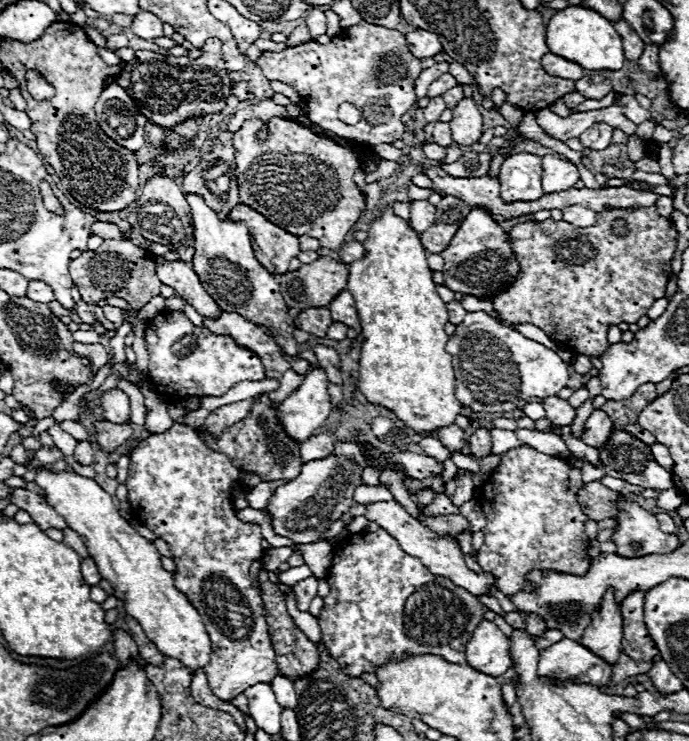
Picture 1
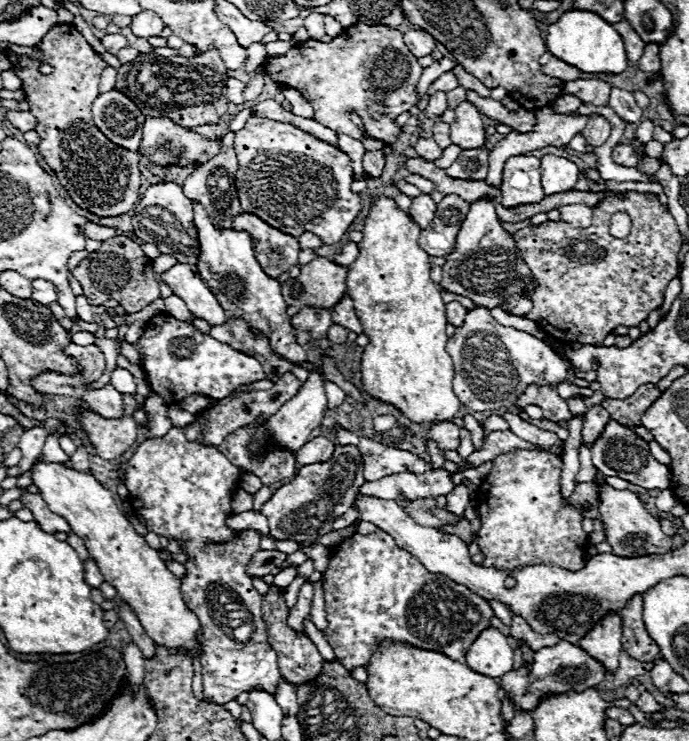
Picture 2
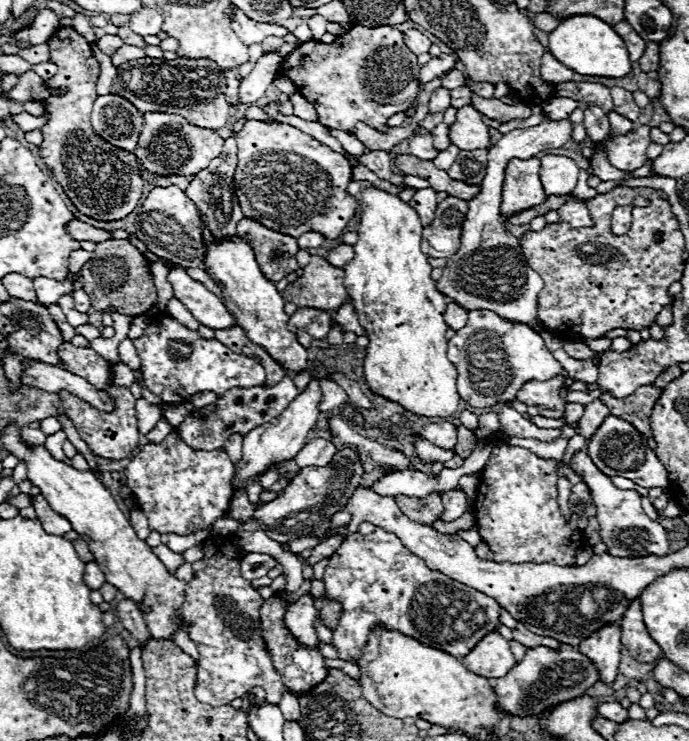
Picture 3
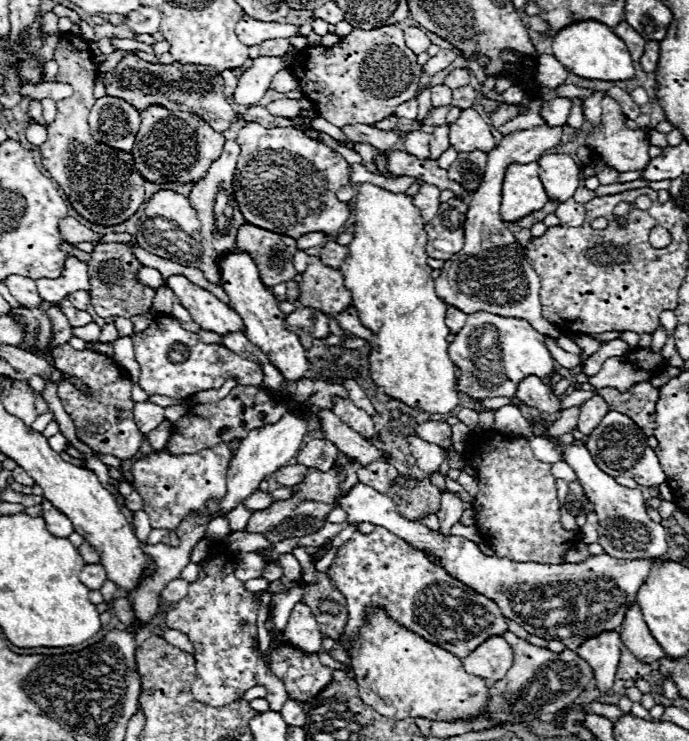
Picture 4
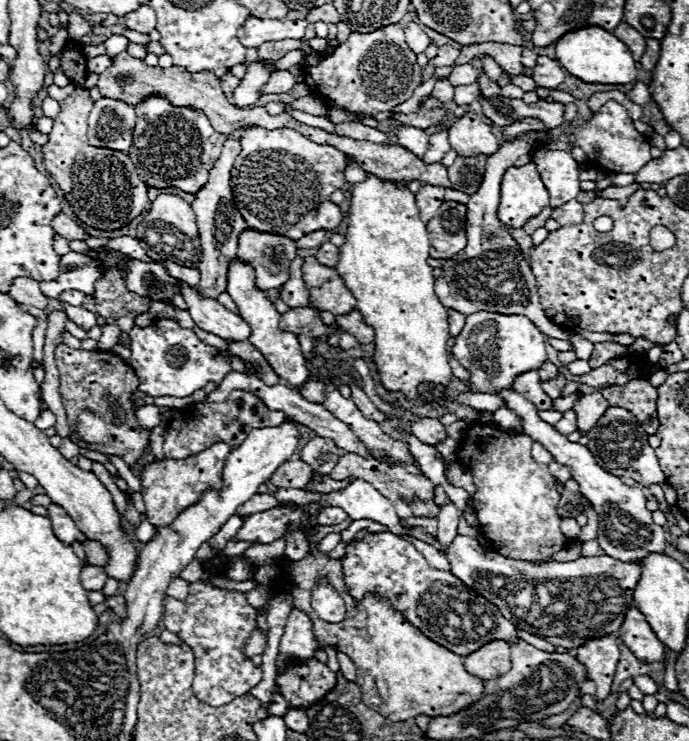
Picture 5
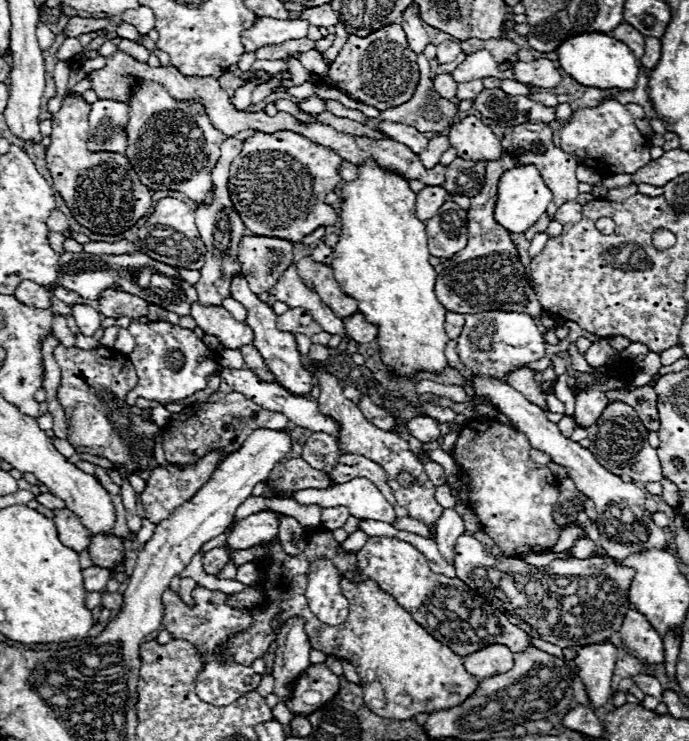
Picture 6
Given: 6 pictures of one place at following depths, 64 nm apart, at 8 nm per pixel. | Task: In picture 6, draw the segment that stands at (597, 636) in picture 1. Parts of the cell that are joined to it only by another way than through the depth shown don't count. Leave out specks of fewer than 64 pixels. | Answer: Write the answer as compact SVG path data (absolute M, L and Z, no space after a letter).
M588 644L582 646L574 658L592 708L604 706L612 696L610 682L616 666L616 650L614 644Z

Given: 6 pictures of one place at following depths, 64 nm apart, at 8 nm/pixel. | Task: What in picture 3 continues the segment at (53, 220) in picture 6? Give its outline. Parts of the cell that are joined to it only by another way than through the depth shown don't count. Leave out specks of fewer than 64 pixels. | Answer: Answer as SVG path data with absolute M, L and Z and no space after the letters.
M80 220L70 222L68 230L70 230L70 236L72 236L74 240L90 240L90 242L96 242L96 244L98 244L98 242L110 238L110 232L106 232L106 230L96 230L96 228L92 228L92 226L88 226L86 222L80 222Z

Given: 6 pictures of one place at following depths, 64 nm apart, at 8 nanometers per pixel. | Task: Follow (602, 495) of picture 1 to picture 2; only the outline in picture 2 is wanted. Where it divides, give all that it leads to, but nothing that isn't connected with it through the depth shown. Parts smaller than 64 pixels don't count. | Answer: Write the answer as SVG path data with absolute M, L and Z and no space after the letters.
M592 482L576 484L574 494L570 496L570 504L574 508L578 508L578 512L584 518L596 520L598 518L598 488L596 488L596 484L592 484Z

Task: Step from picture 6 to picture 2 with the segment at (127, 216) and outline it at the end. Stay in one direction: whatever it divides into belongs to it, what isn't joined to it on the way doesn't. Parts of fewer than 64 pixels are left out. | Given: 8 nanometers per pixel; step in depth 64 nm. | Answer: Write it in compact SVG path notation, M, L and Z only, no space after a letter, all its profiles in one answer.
M58 24L54 26L46 38L38 44L38 48L44 52L44 62L54 66L54 72L50 76L42 76L38 72L40 62L32 62L26 56L18 56L14 52L8 52L10 58L18 58L22 62L22 70L14 70L24 86L26 102L30 104L30 112L38 118L36 132L42 138L38 148L44 158L44 162L56 172L58 182L64 186L66 194L84 210L110 218L126 214L134 208L134 204L140 198L140 170L138 170L138 154L130 150L122 150L120 146L114 146L92 122L92 102L98 96L98 80L104 70L104 62L94 52L94 48L82 38L82 34L72 24Z

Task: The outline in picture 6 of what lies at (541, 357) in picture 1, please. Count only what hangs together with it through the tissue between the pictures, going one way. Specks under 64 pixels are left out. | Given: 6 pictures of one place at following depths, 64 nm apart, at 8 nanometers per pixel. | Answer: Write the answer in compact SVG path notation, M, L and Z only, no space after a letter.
M490 310L466 314L466 324L462 328L462 334L458 336L456 352L460 360L472 368L474 374L488 374L502 380L514 368L543 358L546 354L546 342L530 314Z

